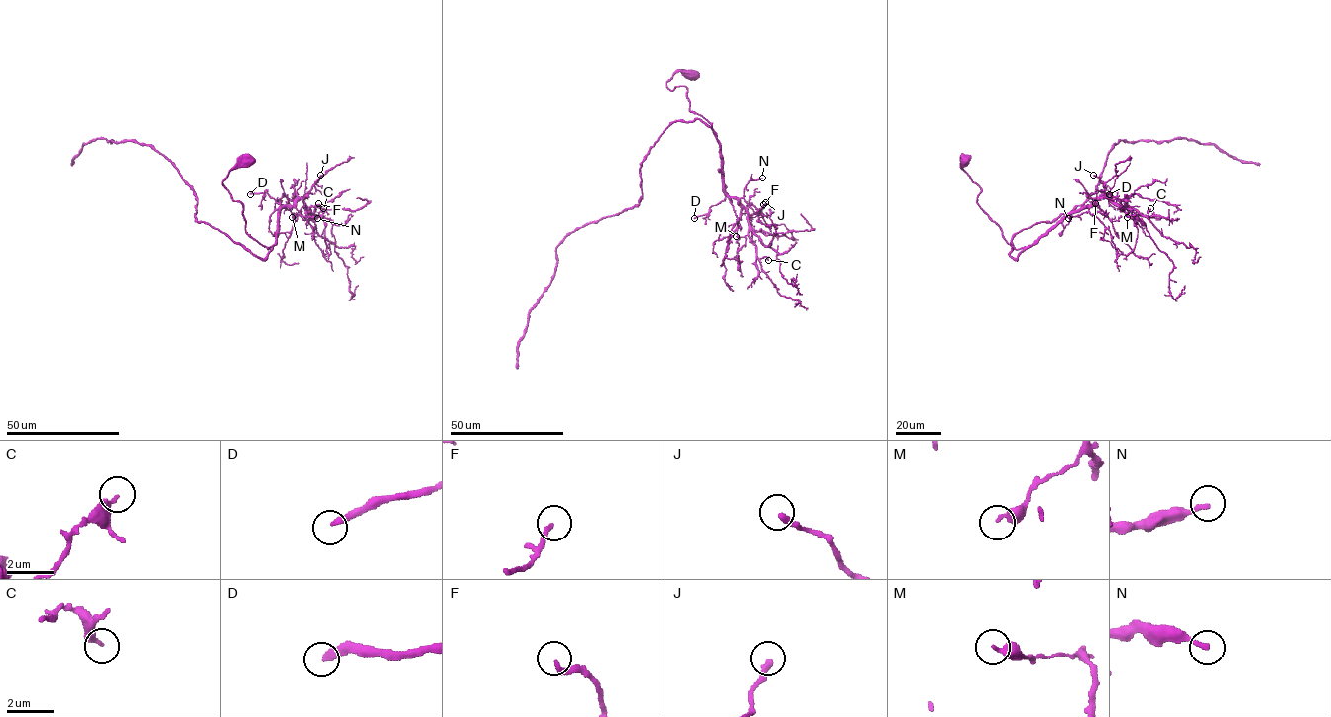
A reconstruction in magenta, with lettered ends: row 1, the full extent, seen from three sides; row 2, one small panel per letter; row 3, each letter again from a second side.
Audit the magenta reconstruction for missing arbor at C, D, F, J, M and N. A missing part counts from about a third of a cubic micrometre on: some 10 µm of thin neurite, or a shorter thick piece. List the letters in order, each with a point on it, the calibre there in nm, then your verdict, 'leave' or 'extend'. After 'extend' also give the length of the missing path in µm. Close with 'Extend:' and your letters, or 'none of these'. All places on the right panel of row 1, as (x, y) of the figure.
C: (1150, 208) | 360 nm | leave
D: (1109, 194) | 280 nm | extend | 30 µm
F: (1095, 203) | 220 nm | leave
J: (1093, 175) | 280 nm | leave
M: (1127, 217) | 340 nm | leave
N: (1068, 218) | 190 nm | leave
Extend: D

